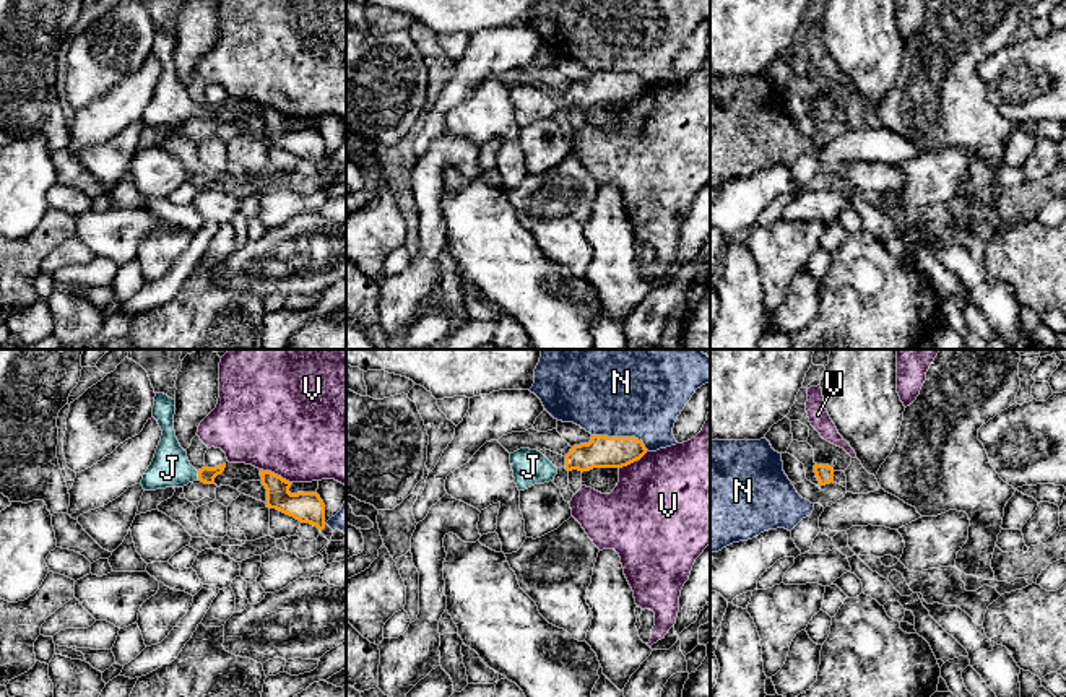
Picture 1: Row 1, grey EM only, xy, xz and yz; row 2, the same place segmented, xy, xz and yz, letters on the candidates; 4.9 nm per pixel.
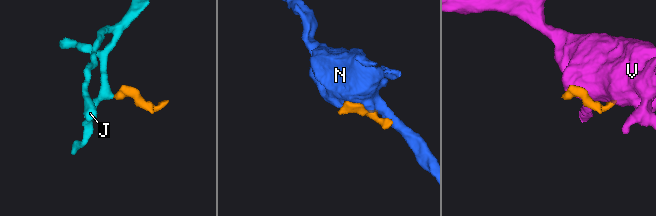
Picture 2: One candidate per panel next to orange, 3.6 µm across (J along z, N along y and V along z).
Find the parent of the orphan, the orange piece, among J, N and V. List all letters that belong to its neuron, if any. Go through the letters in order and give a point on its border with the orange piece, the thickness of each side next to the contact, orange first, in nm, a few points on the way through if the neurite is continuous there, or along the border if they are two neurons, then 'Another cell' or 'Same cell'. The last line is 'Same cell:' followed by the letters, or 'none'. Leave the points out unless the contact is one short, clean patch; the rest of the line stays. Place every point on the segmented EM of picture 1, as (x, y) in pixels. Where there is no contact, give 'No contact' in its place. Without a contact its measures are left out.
J: Touches orange at xy (199, 475). Thickness 80 nm (orange) against 190 nm. Path across: xy (207, 475), (199, 475), (179, 473), (169, 468). Same cell
N: Touches orange at xz (621, 437). Thickness 160 nm (orange) against 500 nm. Another cell
V: Touches orange at xy (277, 475). Thickness 160 nm (orange) against 500 nm. Another cell
Same cell: J

